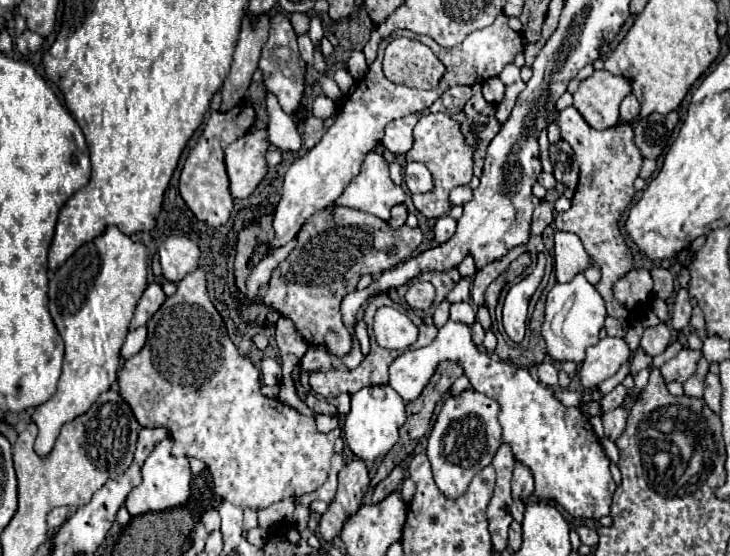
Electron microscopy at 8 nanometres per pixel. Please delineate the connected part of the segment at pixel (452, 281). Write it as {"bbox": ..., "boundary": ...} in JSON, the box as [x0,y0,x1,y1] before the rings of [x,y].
{"bbox":[415,268,459,304],"boundary":[[[449,268],[445,272],[423,272],[415,278],[415,280],[429,280],[435,290],[437,290],[437,296],[435,296],[435,304],[439,304],[441,300],[445,300],[445,296],[449,294],[449,290],[459,282],[459,272],[457,268]]]}

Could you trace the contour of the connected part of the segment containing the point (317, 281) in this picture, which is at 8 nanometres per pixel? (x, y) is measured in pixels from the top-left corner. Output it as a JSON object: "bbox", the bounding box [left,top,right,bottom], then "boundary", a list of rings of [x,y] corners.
{"bbox":[263,206,423,356],"boundary":[[[331,206],[315,212],[295,240],[295,248],[273,270],[263,304],[289,318],[309,346],[325,346],[329,354],[345,356],[351,352],[353,340],[339,312],[343,296],[355,290],[363,274],[379,274],[411,258],[423,240],[423,232],[409,226],[391,228],[373,214]]]}

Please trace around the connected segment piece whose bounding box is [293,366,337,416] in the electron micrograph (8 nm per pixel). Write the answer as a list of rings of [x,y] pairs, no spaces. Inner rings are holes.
[[[297,366],[297,368],[293,370],[293,380],[295,380],[297,394],[301,396],[301,400],[303,400],[315,414],[329,414],[329,416],[335,416],[335,414],[337,414],[335,406],[331,406],[331,404],[327,404],[327,402],[321,402],[321,400],[317,400],[311,392],[307,392],[307,390],[301,386],[301,382],[299,382],[299,374],[301,374],[301,368]]]

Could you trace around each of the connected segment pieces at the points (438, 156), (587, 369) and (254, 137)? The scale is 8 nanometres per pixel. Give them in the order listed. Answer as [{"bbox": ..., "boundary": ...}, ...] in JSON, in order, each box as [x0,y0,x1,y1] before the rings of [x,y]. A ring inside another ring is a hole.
[{"bbox":[405,112,475,218],"boundary":[[[437,112],[437,114],[421,114],[419,122],[413,128],[413,148],[405,154],[407,160],[417,160],[423,162],[431,176],[433,176],[433,190],[425,194],[413,194],[413,204],[415,208],[425,216],[425,218],[441,218],[449,214],[451,202],[449,202],[449,192],[455,186],[469,184],[473,178],[473,152],[475,148],[467,144],[465,134],[461,130],[461,122],[457,122],[451,114]]]},{"bbox":[577,338,629,388],"boundary":[[[603,338],[599,340],[595,346],[589,346],[587,352],[585,352],[585,360],[579,364],[579,370],[577,370],[577,376],[579,376],[579,384],[583,388],[597,388],[603,380],[611,378],[619,368],[621,364],[629,358],[629,348],[627,348],[627,342],[623,338]]]},{"bbox":[225,132,269,200],"boundary":[[[249,132],[225,148],[225,168],[235,200],[249,198],[267,174],[265,150],[269,148],[267,132]]]}]

